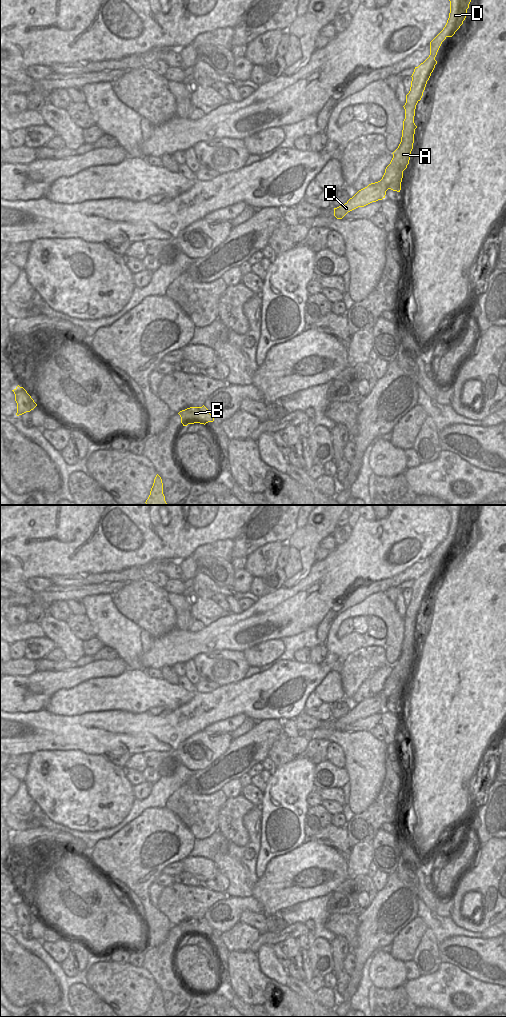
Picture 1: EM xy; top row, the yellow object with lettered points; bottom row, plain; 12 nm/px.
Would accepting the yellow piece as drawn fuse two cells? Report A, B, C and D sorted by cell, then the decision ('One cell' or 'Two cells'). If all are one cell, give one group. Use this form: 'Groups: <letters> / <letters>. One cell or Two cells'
Groups: A / B C D. Two cells

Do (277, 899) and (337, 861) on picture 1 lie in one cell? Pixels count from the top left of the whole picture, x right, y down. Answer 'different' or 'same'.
same

